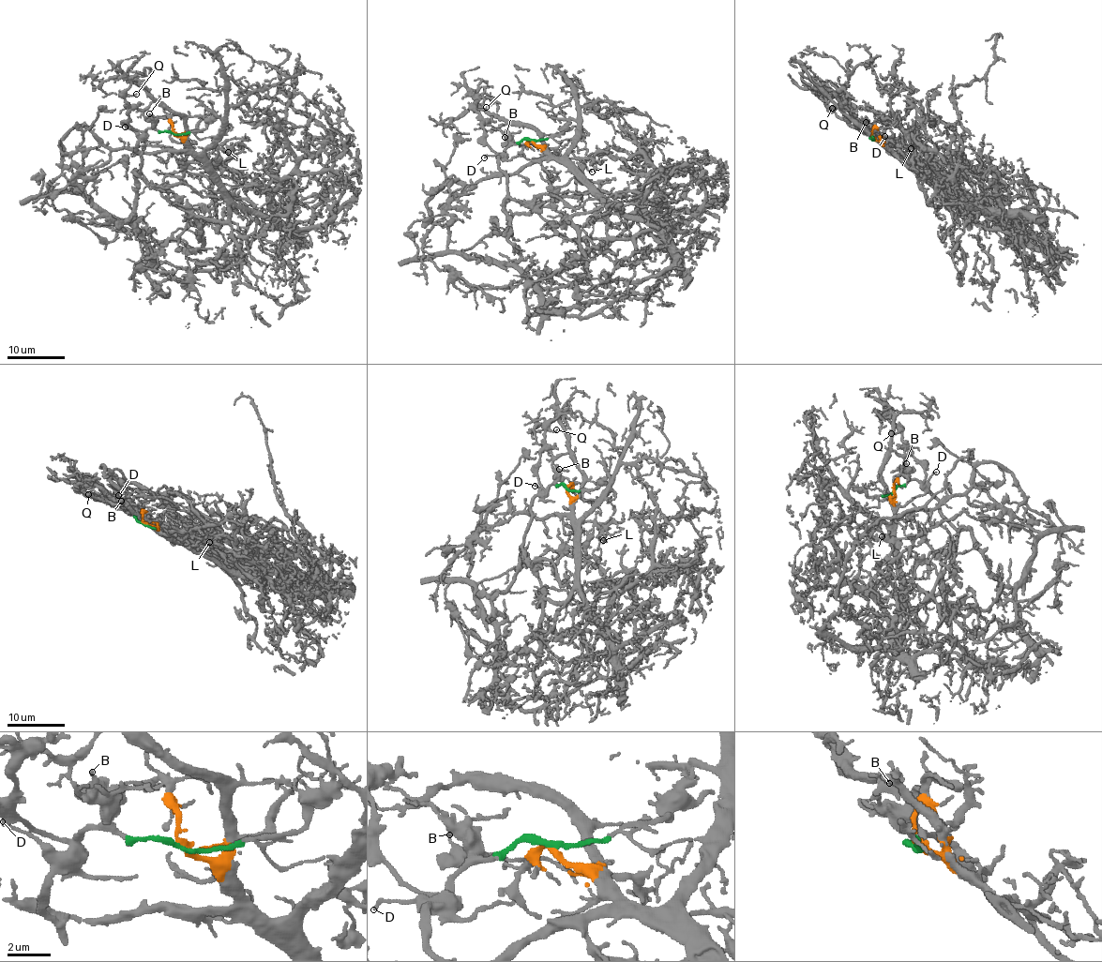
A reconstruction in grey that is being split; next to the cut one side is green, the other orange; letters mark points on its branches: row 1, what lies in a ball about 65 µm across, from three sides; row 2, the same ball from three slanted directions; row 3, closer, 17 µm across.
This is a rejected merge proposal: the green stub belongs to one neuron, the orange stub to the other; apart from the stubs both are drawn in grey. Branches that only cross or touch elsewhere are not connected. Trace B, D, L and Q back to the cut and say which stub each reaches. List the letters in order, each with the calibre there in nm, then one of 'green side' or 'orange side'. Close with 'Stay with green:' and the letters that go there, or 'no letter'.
B: calibre 180 nm; green side
D: calibre 160 nm; green side
L: calibre 130 nm; orange side
Q: calibre 130 nm; green side
Stay with green: B, D, Q

